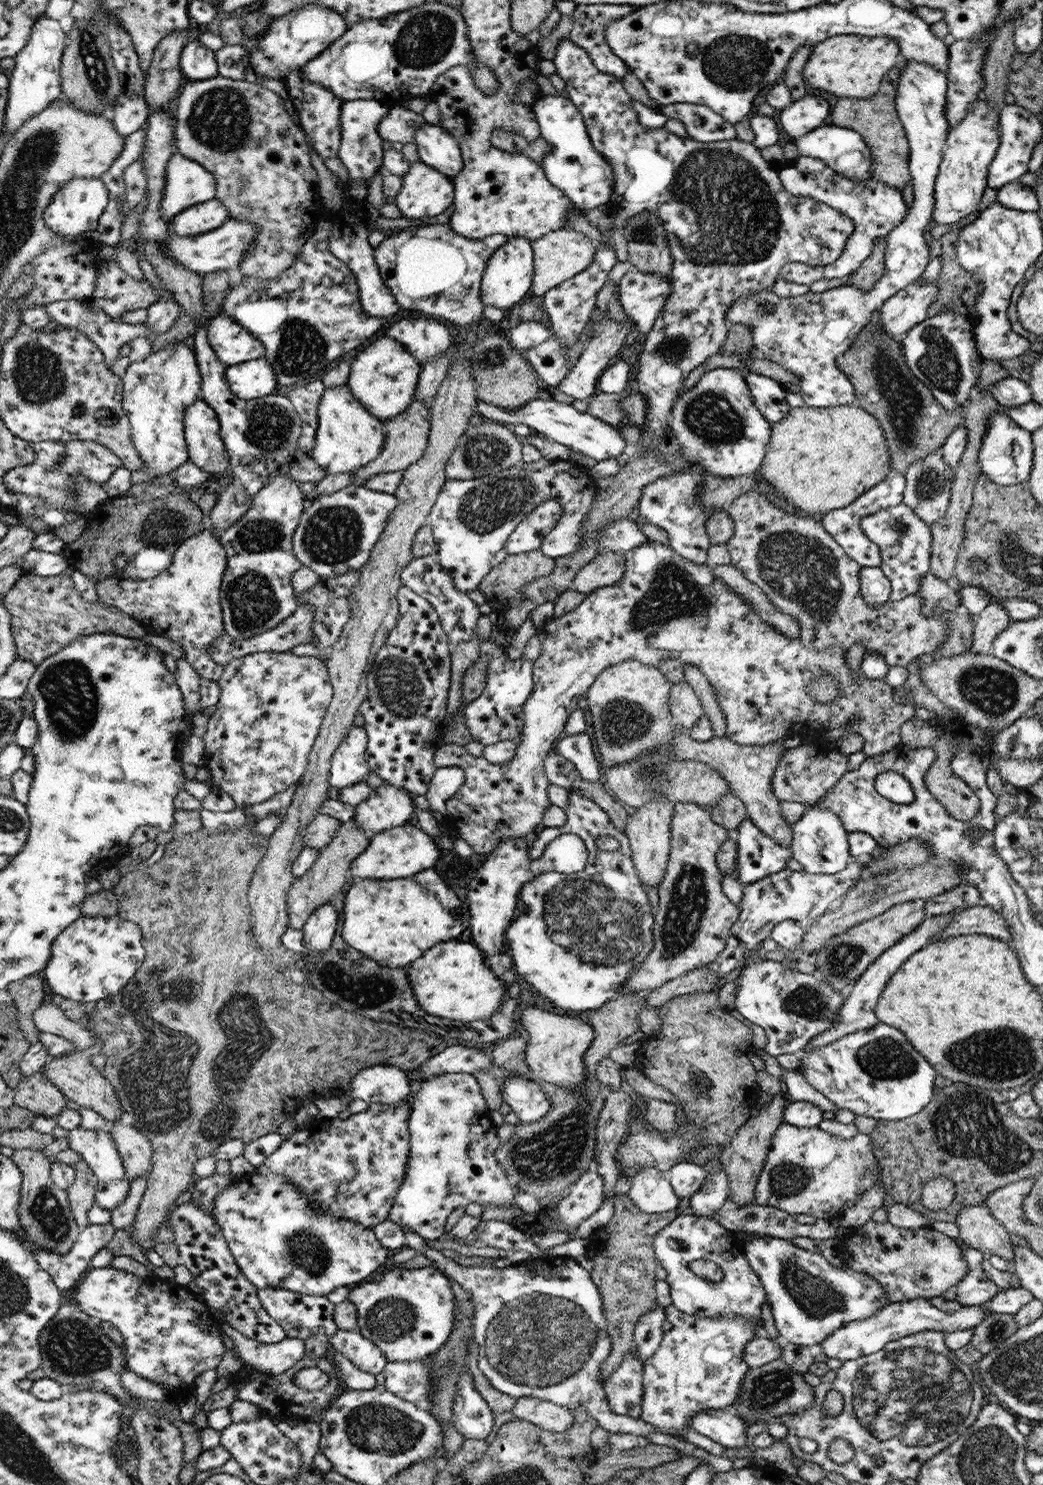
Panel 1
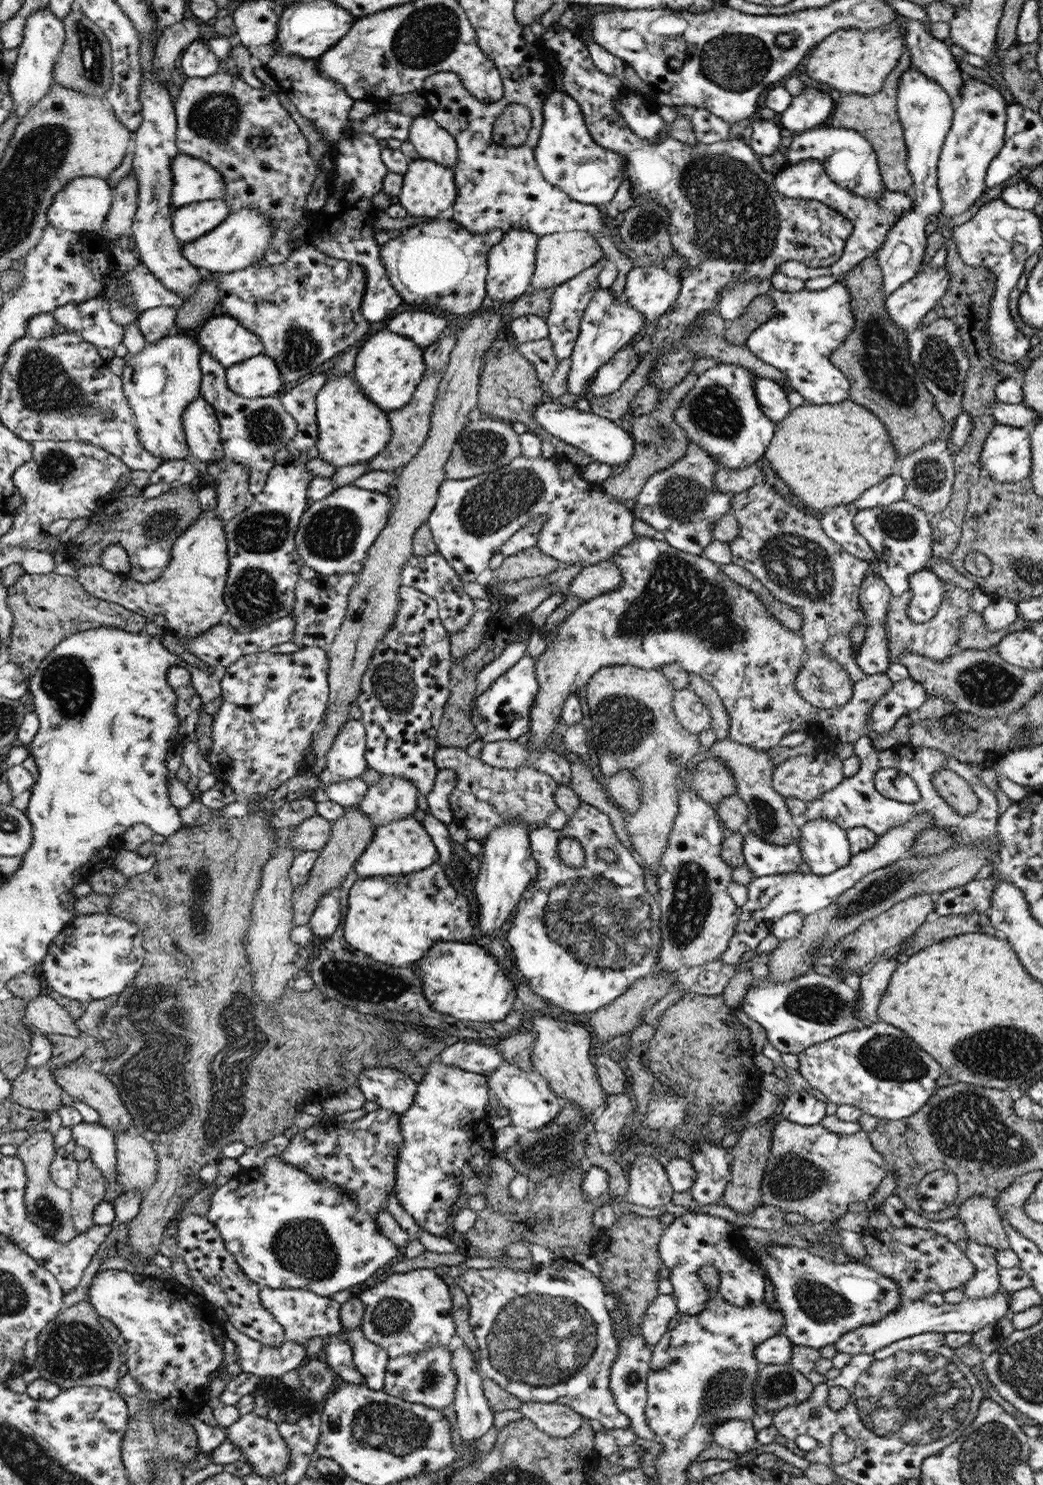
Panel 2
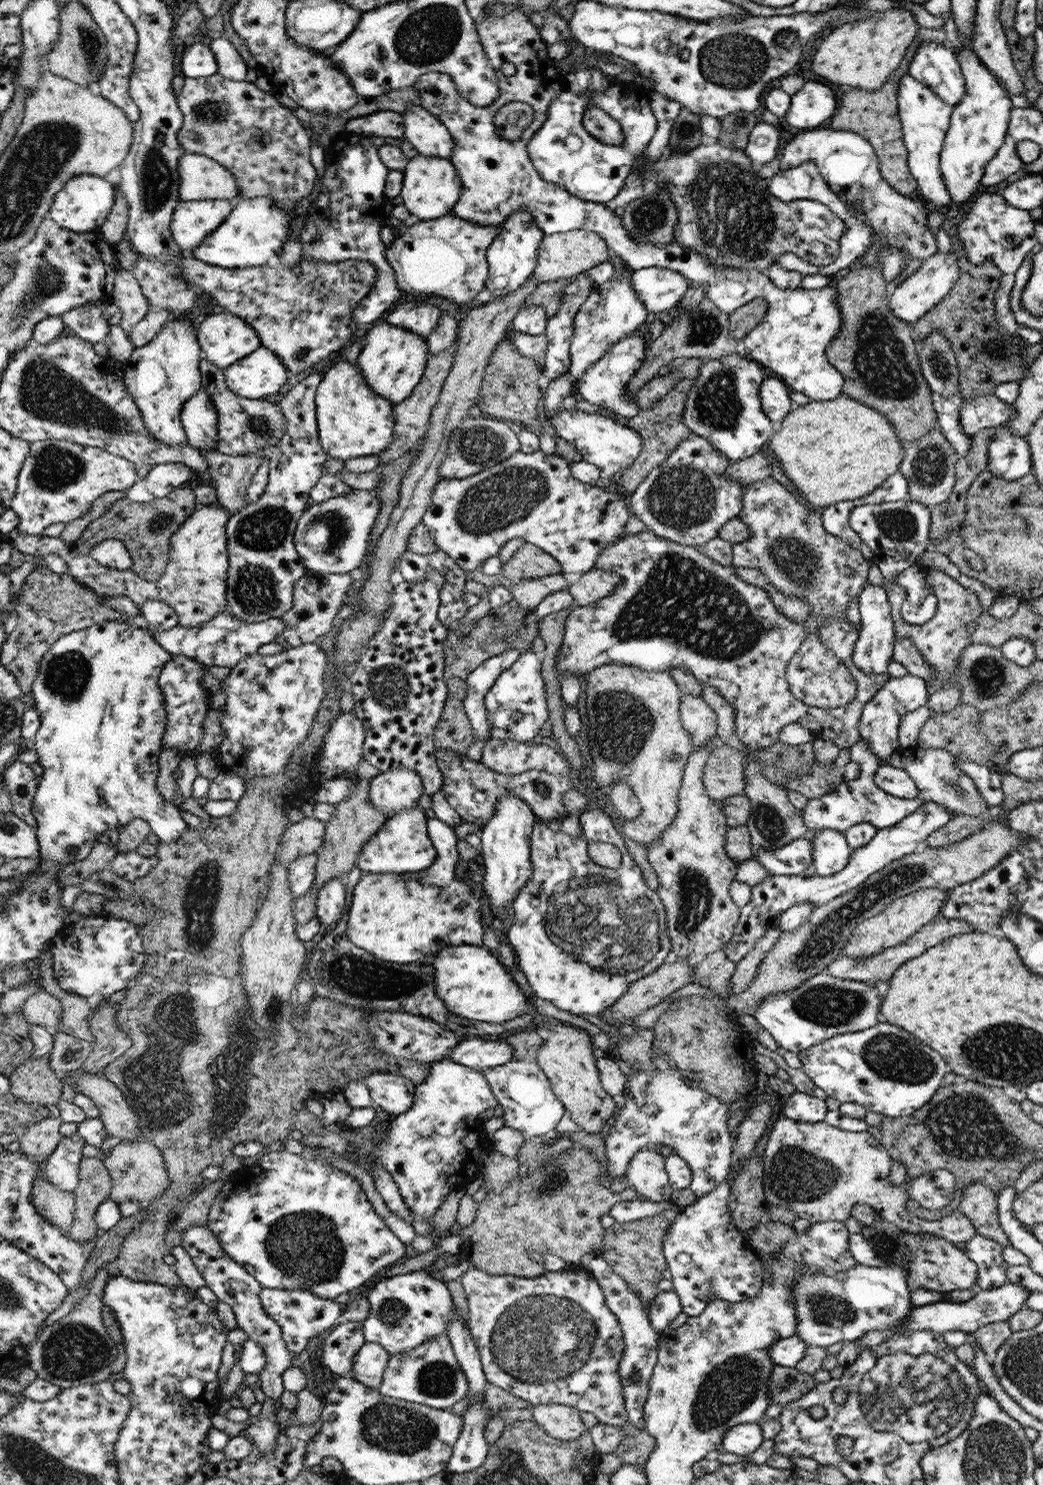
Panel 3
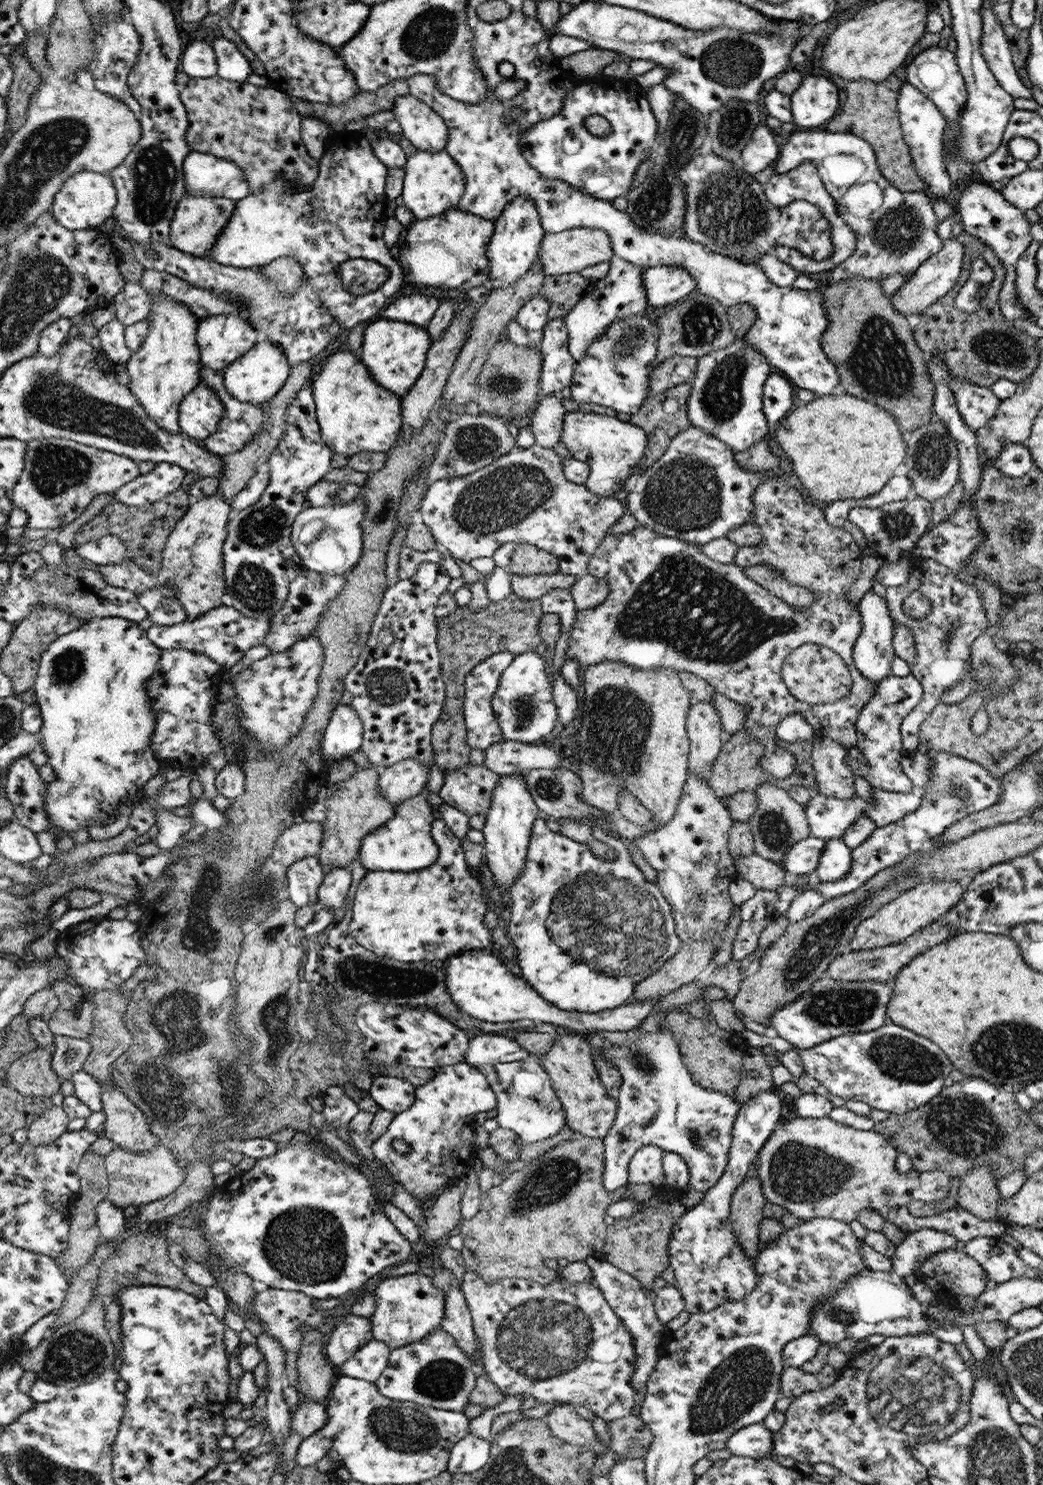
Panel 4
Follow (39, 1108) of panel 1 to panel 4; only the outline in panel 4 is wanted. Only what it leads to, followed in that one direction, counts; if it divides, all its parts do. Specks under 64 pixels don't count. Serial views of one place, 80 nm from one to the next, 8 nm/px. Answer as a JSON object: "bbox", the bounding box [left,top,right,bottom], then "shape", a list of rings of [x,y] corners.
{"bbox":[8,1046,60,1097],"shape":[[[36,1046],[30,1053],[24,1054],[24,1057],[14,1062],[8,1071],[8,1085],[16,1089],[26,1097],[52,1097],[60,1090],[60,1082],[58,1076],[52,1072],[54,1068],[50,1068],[50,1058],[54,1058],[53,1046],[40,1049]]]}

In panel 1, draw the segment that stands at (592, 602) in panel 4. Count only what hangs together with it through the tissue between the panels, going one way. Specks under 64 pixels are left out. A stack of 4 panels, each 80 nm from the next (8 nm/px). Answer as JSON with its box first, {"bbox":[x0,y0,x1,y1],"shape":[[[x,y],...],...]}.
{"bbox":[569,552,624,596],"shape":[[[606,552],[600,556],[597,555],[589,564],[586,564],[569,588],[588,596],[596,588],[617,585],[624,577],[624,572],[624,555]]]}

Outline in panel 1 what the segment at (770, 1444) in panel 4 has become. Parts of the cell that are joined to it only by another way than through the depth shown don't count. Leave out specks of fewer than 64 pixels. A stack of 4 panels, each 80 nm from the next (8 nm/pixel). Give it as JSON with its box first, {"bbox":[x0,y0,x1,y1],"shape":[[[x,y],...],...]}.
{"bbox":[691,1410,748,1448],"shape":[[[732,1410],[698,1411],[695,1417],[691,1418],[691,1427],[702,1436],[708,1436],[710,1440],[722,1444],[725,1448],[747,1446],[746,1427],[748,1424],[732,1413]]]}

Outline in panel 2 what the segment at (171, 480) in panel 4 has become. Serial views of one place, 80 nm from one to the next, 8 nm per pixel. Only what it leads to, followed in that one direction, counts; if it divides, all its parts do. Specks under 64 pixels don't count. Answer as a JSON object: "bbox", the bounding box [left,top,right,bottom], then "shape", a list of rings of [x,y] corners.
{"bbox":[140,459,199,499],"shape":[[[186,459],[164,461],[150,477],[149,483],[140,488],[140,499],[154,498],[164,492],[198,480],[199,471]]]}

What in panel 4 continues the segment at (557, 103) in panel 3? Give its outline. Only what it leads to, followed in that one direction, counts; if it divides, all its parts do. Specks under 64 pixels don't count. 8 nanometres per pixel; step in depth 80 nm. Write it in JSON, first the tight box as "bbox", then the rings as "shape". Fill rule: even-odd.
{"bbox":[519,76,658,201],"shape":[[[601,76],[588,84],[579,84],[575,92],[567,97],[562,113],[527,128],[524,134],[520,135],[519,147],[522,148],[526,160],[544,178],[570,182],[571,186],[587,191],[587,194],[595,195],[596,198],[613,201],[630,188],[636,169],[650,158],[657,134],[658,122],[647,100],[645,90],[632,79],[626,81]],[[594,114],[612,122],[613,131],[610,136],[598,137],[588,132],[584,122]]]}

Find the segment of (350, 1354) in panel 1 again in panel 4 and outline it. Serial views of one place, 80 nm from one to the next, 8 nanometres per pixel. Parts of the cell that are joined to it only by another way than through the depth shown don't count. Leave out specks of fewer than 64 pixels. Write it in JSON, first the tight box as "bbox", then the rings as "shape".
{"bbox":[341,1339,391,1383],"shape":[[[372,1339],[361,1346],[349,1360],[341,1366],[344,1376],[364,1379],[375,1383],[382,1376],[390,1360],[391,1348],[379,1340]]]}

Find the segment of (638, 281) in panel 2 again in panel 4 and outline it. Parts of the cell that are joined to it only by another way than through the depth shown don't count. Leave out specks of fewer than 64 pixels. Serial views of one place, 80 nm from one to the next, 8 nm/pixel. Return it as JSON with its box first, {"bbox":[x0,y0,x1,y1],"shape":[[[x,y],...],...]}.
{"bbox":[642,266,697,306],"shape":[[[658,266],[642,273],[647,302],[650,306],[673,305],[680,298],[697,292],[697,282],[690,271],[682,266]]]}

